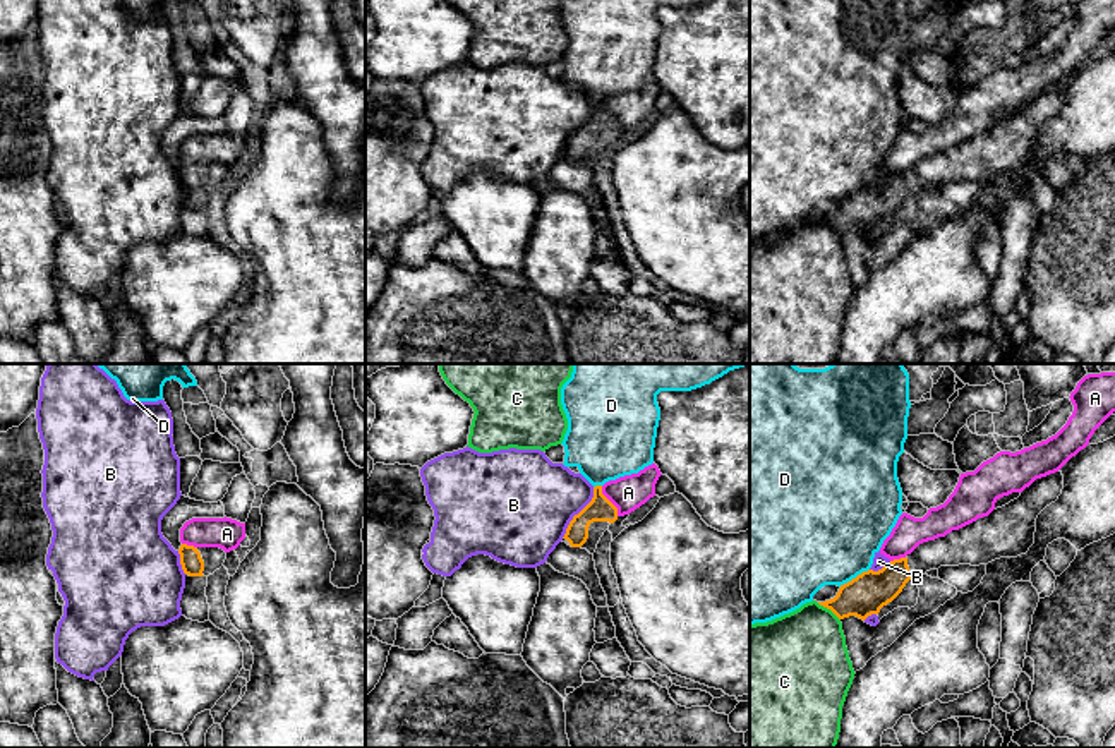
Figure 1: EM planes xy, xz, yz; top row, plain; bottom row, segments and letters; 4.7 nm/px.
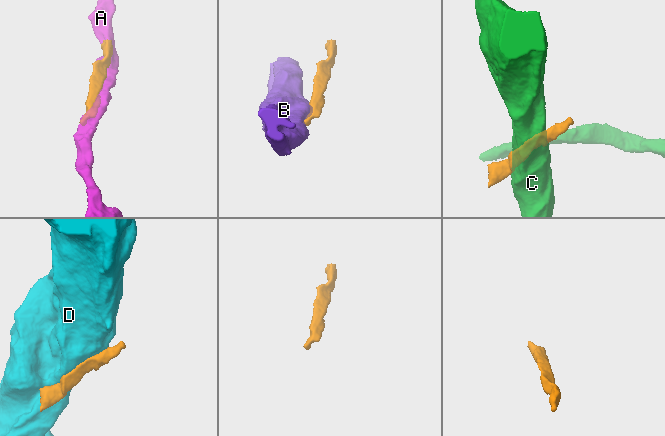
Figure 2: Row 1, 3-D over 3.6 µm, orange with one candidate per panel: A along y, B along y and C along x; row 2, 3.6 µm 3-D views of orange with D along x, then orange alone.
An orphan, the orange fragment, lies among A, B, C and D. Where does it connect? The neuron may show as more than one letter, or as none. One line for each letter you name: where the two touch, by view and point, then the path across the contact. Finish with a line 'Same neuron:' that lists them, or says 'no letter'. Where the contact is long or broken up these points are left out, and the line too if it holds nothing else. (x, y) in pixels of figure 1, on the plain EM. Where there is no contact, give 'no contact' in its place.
Same neuron: no letter

